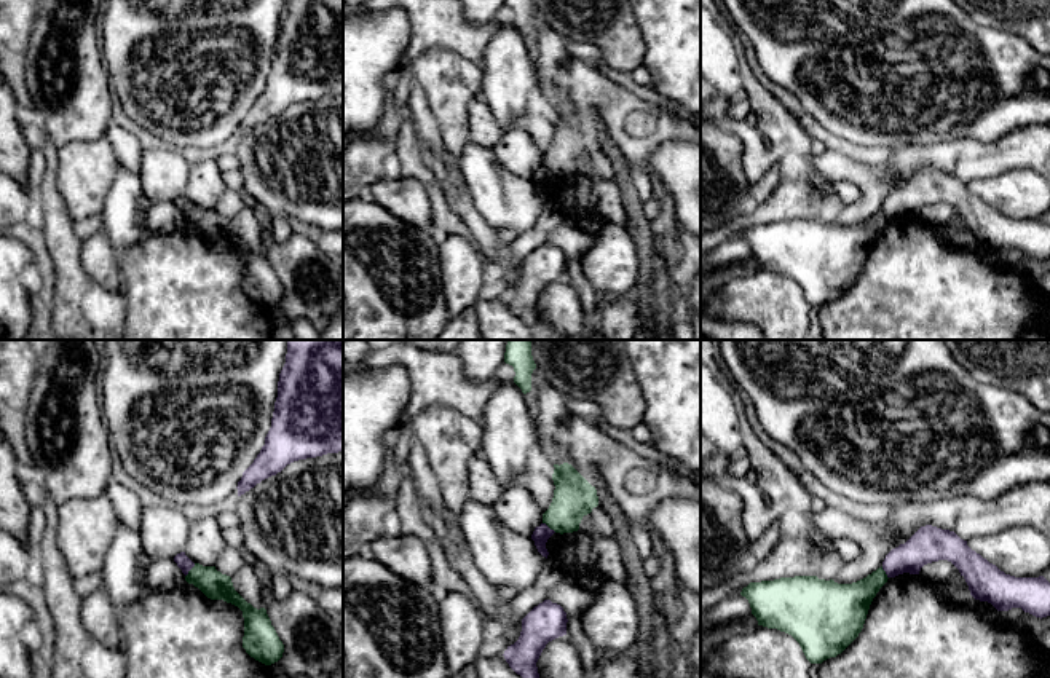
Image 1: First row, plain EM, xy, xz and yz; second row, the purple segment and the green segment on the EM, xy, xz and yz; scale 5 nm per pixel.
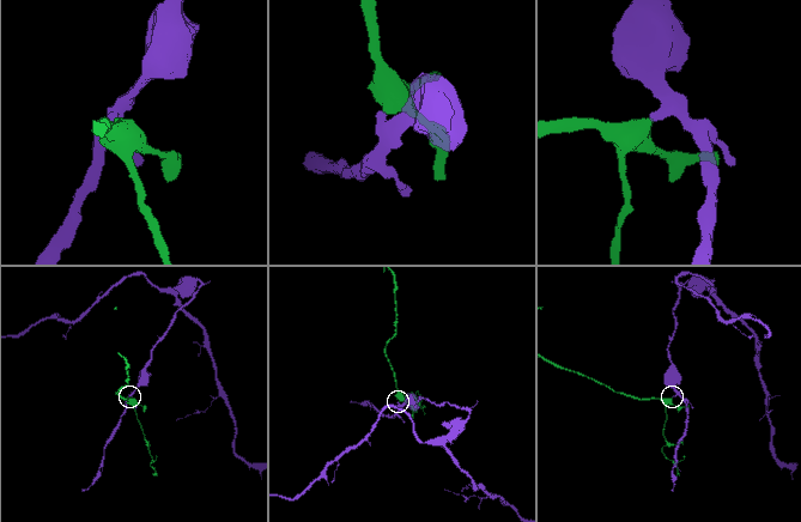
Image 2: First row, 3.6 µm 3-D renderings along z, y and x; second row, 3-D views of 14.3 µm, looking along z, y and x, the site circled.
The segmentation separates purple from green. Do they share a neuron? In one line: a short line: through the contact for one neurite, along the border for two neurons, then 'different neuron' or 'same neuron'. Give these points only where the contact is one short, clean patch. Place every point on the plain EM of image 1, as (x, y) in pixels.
line xy (195, 206), (185, 219); different neuron

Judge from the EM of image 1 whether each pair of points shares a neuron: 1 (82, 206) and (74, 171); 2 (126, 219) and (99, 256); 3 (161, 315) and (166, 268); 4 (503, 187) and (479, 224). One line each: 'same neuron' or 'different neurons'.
1: same neuron
2: different neurons
3: same neuron
4: different neurons

